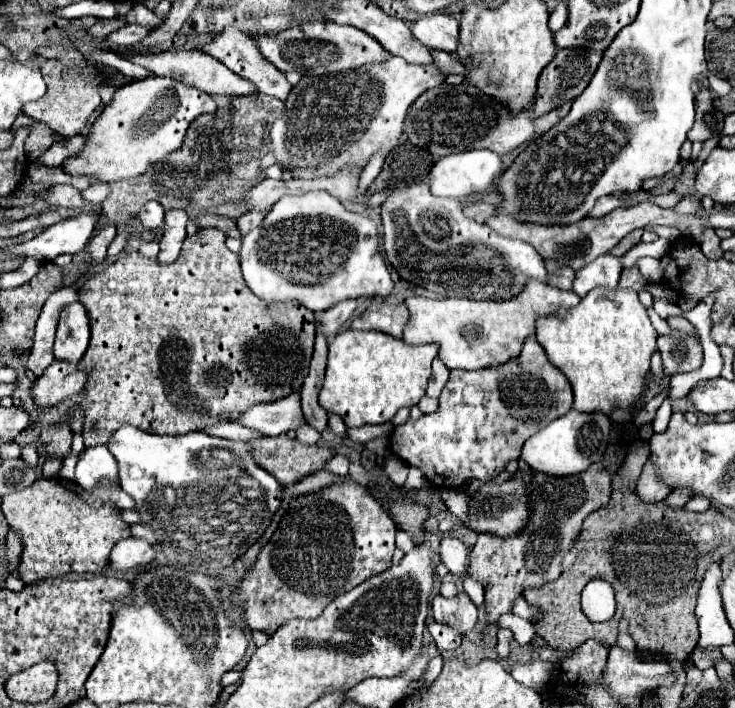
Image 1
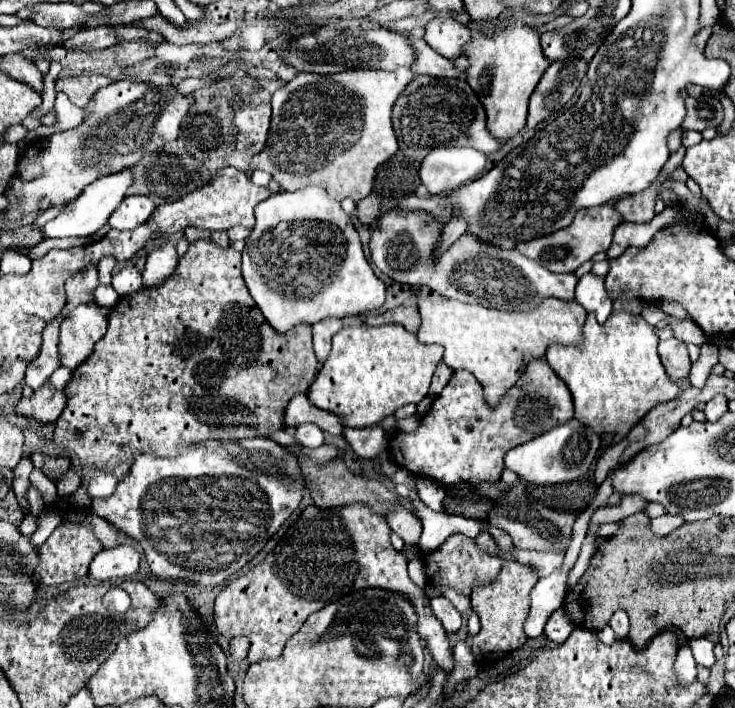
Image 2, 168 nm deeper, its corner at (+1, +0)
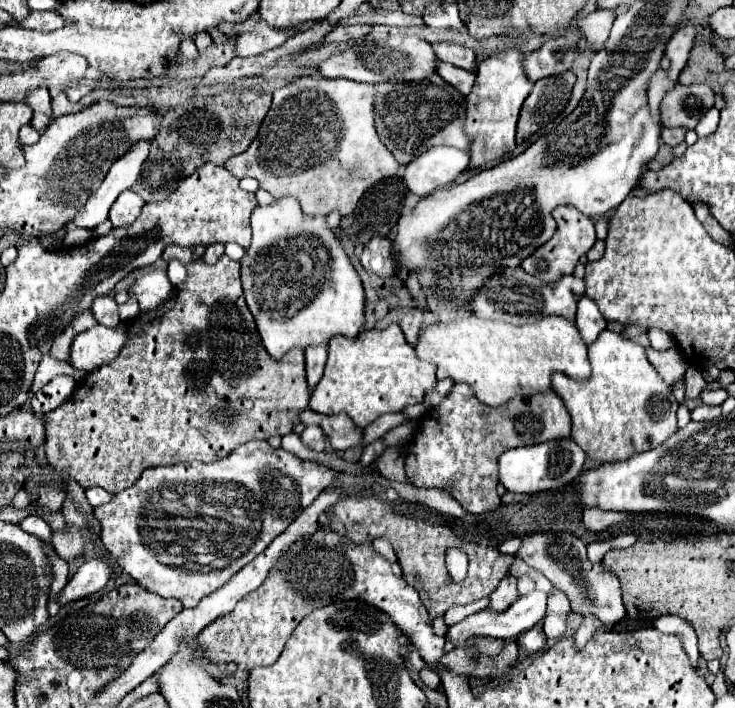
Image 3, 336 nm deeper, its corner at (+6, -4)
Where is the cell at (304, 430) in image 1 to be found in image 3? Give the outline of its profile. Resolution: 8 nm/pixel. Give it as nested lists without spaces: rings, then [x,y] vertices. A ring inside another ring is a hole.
[[[306,426],[304,432],[300,434],[300,438],[302,438],[304,446],[314,452],[322,452],[326,448],[326,436],[324,436],[322,428],[318,428],[318,426]]]

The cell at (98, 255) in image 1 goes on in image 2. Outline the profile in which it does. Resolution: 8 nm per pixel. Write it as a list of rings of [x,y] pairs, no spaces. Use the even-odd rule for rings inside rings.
[[[87,266],[85,270],[77,272],[67,284],[65,284],[65,290],[67,290],[67,304],[65,308],[61,310],[59,318],[65,320],[73,308],[81,306],[81,304],[95,304],[93,300],[93,290],[97,286],[97,268],[95,266]]]

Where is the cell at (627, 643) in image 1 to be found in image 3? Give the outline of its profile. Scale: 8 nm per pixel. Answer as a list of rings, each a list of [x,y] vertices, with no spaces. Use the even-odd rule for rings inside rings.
[[[534,532],[522,536],[522,546],[516,552],[530,568],[542,572],[558,590],[562,590],[572,602],[576,614],[596,614],[604,628],[614,628],[626,618],[622,604],[620,582],[614,574],[602,570],[602,564],[590,564],[586,558],[586,544],[568,532]]]

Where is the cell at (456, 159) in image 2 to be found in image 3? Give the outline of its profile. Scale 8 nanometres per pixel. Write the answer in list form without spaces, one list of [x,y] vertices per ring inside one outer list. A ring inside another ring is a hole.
[[[434,146],[406,166],[404,182],[412,194],[424,198],[436,188],[450,186],[464,170],[468,170],[468,164],[468,152],[448,146]]]

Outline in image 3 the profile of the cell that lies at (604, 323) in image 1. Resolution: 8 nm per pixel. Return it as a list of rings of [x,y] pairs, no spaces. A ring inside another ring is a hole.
[[[602,330],[596,342],[588,346],[588,358],[592,364],[590,378],[576,380],[556,372],[552,374],[552,390],[564,400],[572,416],[572,438],[590,458],[620,462],[660,446],[678,430],[678,404],[672,388],[656,374],[644,346],[620,332]]]

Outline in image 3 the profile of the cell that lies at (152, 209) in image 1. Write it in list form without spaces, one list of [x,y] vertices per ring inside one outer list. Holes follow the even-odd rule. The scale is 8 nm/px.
[[[132,190],[122,192],[118,196],[118,200],[110,208],[110,222],[112,222],[112,226],[120,228],[120,226],[132,224],[140,216],[144,204],[146,202],[138,194],[134,194]]]

